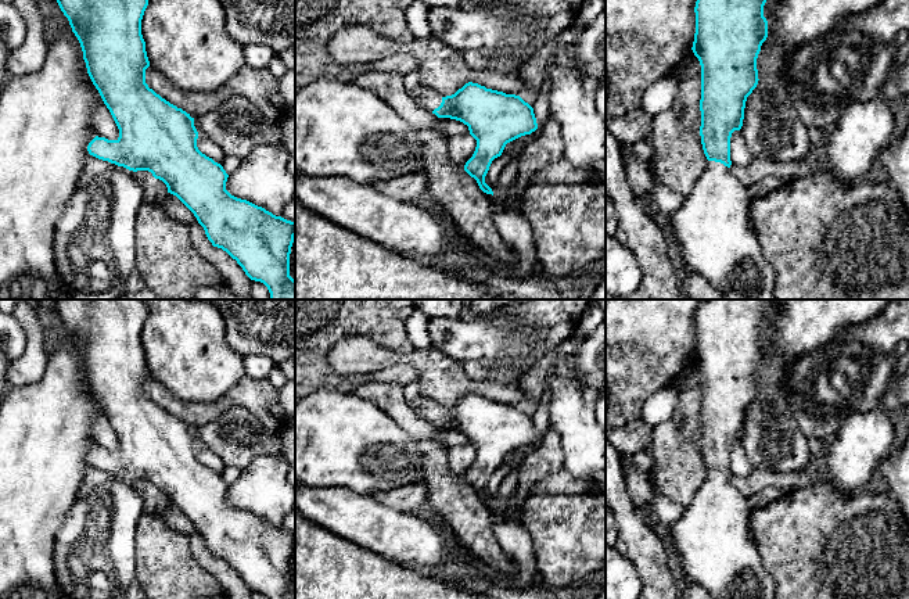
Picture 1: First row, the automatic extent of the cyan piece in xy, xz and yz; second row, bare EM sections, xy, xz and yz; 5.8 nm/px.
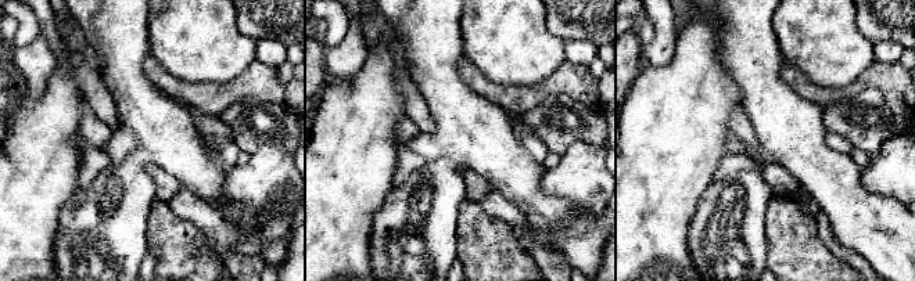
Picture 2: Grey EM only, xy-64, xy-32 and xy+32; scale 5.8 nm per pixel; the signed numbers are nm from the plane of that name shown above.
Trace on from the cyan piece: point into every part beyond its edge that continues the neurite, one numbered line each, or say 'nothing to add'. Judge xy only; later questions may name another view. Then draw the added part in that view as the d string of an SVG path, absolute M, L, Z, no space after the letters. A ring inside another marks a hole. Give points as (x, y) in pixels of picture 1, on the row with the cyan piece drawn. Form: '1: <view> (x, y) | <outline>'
1: xy (94, 243) | M118 165L71 196L54 233L55 268L71 300L119 300L126 293L126 281L136 269L136 219L143 202L144 193L136 172Z

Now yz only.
1: yz (712, 235) | M707 161L707 166L685 196L682 207L669 214L672 252L693 273L703 276L715 290L739 293L751 300L775 300L775 270L764 257L750 218L751 197L730 168Z

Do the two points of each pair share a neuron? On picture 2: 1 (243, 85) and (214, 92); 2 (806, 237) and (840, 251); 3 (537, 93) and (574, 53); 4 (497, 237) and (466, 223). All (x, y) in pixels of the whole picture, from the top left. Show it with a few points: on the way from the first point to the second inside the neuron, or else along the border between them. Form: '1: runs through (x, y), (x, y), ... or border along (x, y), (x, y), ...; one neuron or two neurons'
1: runs through (236, 89), (221, 92); one neuron
2: border along (814, 216), (818, 224), (820, 240), (849, 265); two neurons
3: border along (566, 60), (588, 67); two neurons
4: runs through (490, 237), (484, 237), (473, 226); one neuron

